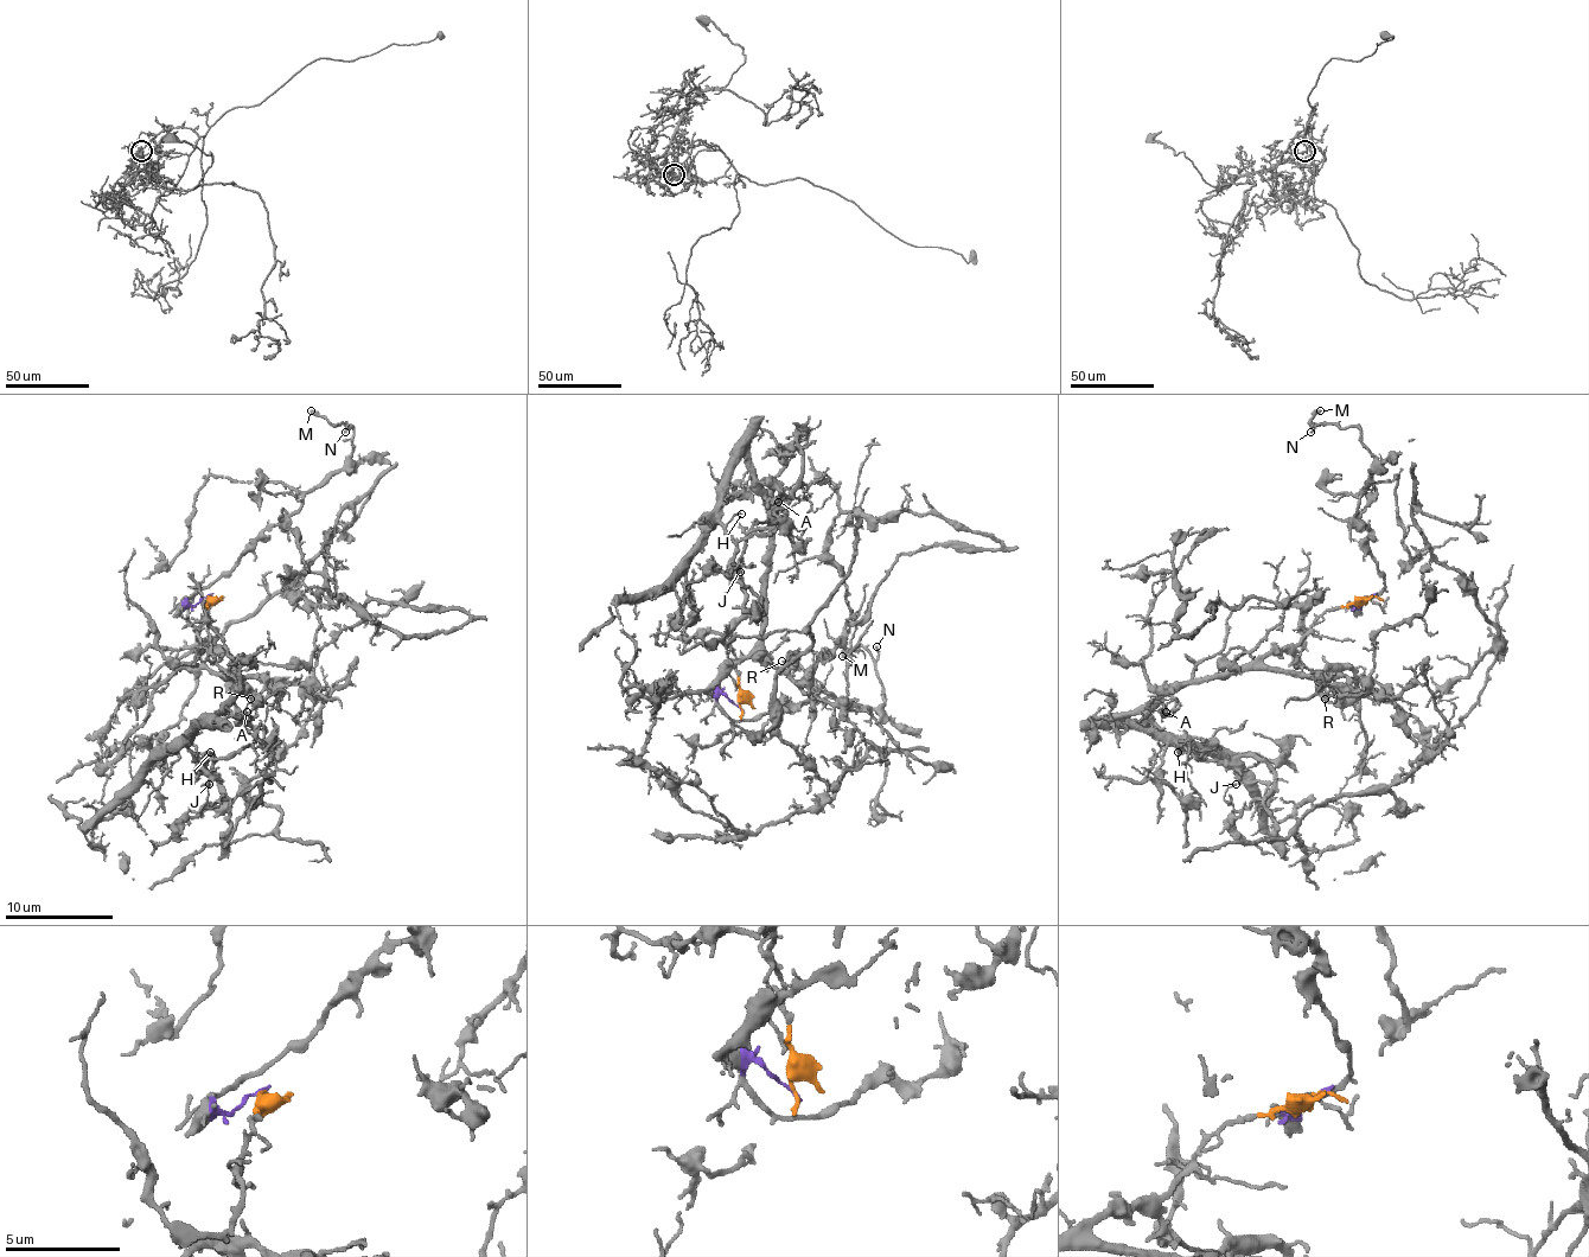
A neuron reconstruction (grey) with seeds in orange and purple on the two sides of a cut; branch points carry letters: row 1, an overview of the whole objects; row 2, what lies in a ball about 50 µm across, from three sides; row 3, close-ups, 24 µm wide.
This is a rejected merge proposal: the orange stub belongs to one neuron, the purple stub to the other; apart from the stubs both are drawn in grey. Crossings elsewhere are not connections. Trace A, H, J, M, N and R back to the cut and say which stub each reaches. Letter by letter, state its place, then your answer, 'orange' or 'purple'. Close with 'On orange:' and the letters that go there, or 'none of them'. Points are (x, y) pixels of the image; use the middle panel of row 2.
A: at (778, 502); orange
H: at (741, 514); orange
J: at (740, 572); orange
M: at (842, 656); purple
N: at (876, 646); purple
R: at (782, 661); orange
On orange: A, H, J, R

